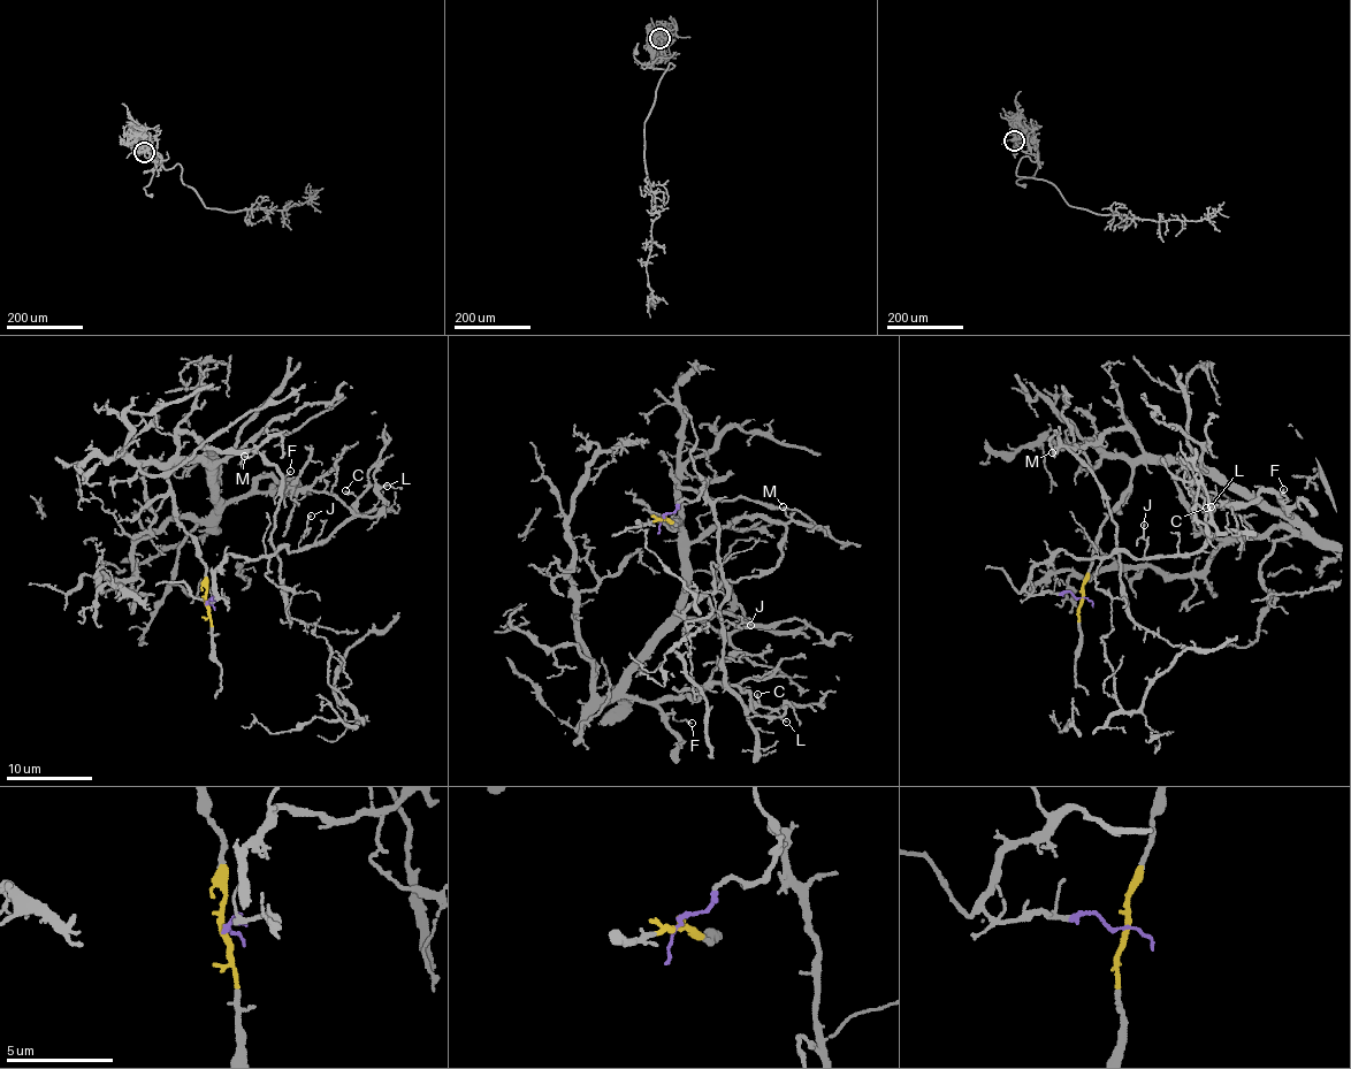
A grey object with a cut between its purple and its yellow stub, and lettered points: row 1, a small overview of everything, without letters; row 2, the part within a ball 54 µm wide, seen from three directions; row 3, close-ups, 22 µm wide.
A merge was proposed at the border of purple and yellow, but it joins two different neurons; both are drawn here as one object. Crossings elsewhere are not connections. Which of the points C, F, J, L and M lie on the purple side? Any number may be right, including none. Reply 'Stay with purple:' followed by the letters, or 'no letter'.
Stay with purple: C, J, L

